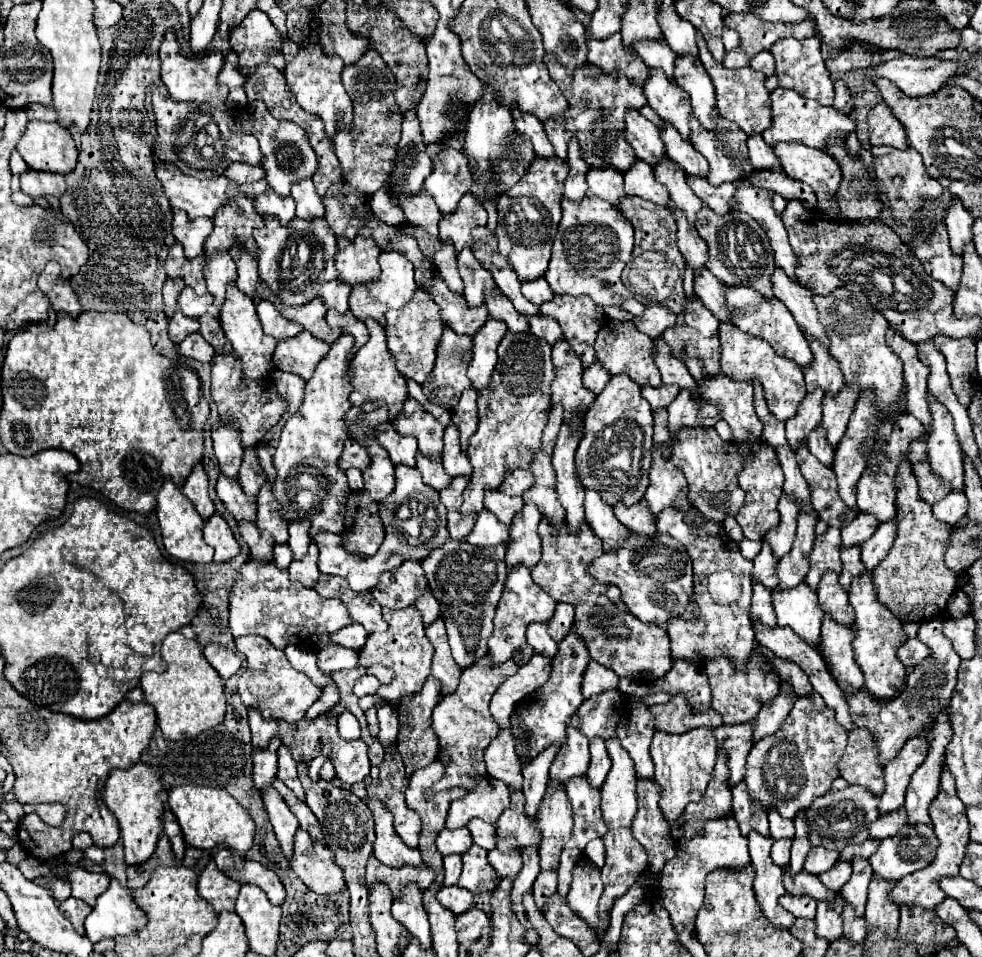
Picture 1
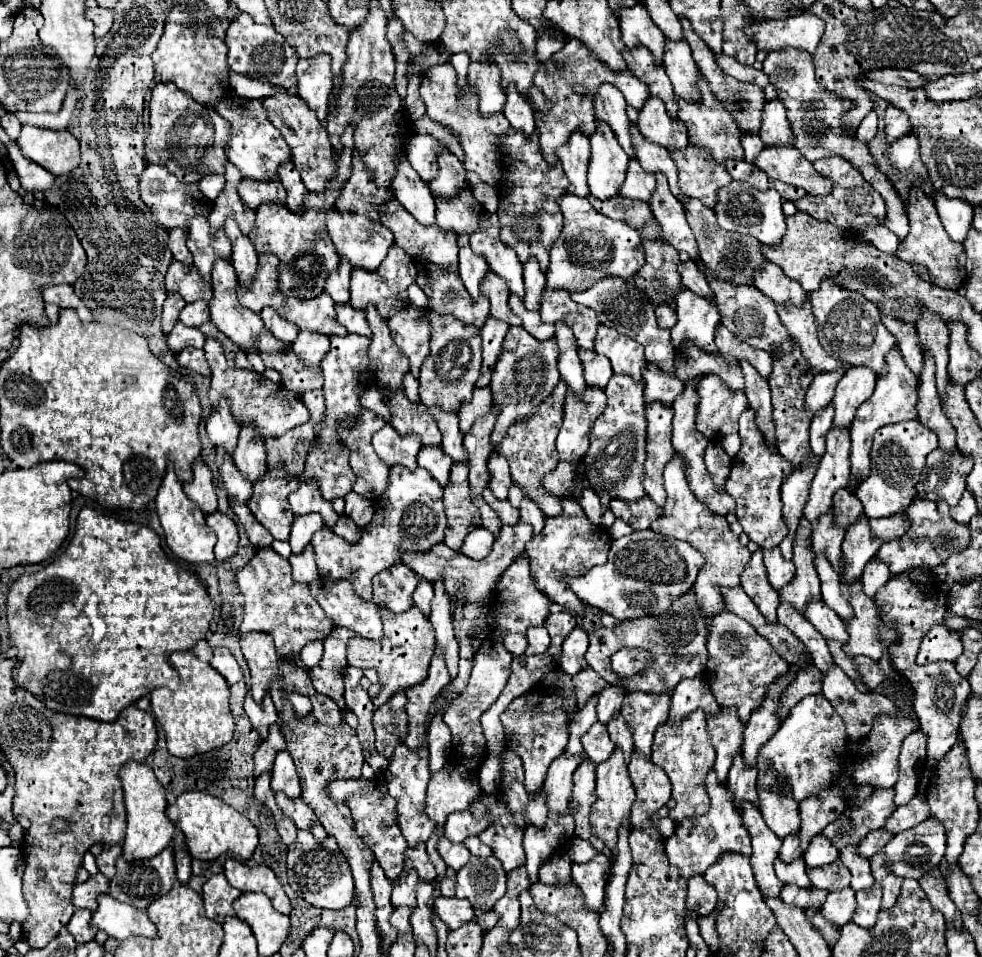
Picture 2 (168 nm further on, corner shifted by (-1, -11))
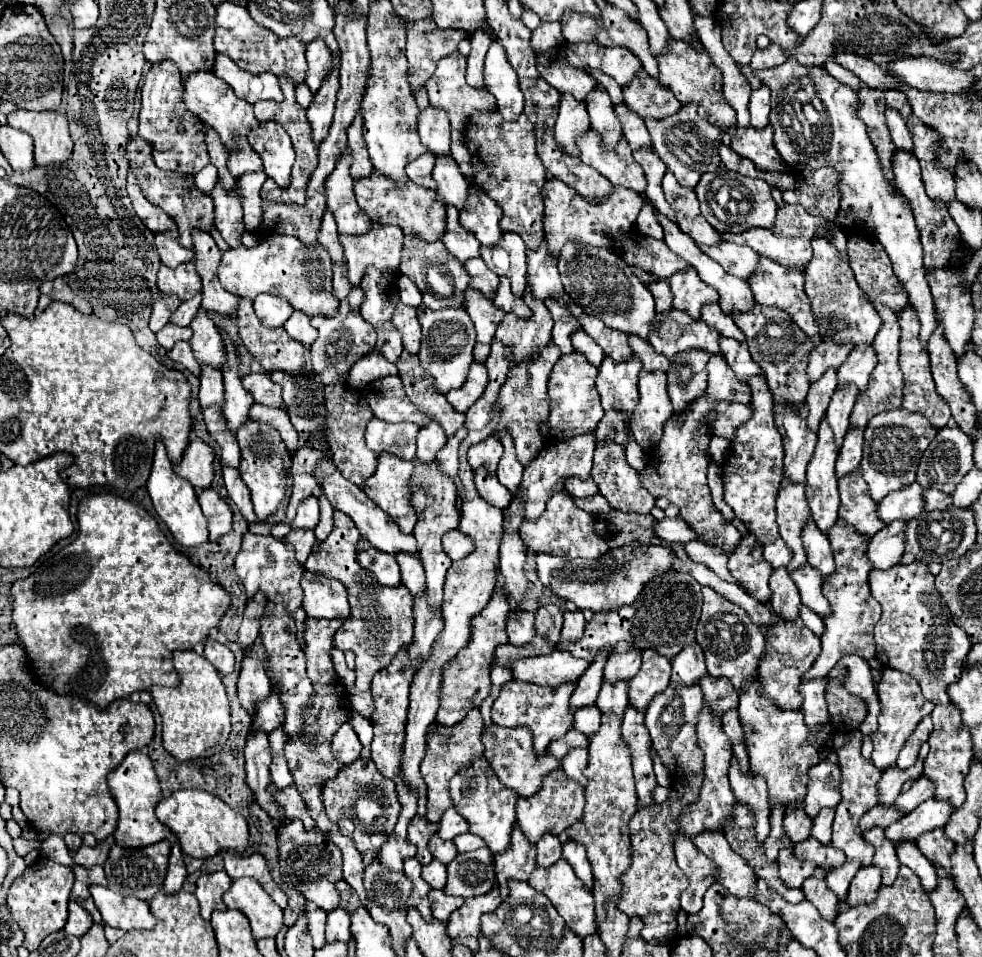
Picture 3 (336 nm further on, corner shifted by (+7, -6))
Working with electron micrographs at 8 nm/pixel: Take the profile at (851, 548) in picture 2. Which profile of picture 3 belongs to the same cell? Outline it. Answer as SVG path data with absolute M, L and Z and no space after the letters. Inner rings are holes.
M862 470L842 478L840 482L840 518L844 518L850 526L856 528L858 534L866 536L868 540L882 530L886 524L876 518L876 502L870 498L866 490L866 482L862 482Z

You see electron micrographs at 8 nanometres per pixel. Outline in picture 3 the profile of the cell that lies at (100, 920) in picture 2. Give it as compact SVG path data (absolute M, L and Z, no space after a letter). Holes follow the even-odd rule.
M90 886L90 894L106 926L122 930L150 930L154 928L154 916L148 910L148 904L138 898L122 896L108 890L106 886Z

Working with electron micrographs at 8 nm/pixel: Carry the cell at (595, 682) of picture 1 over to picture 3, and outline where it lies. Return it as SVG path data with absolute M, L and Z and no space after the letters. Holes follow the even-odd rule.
M554 650L554 654L542 658L522 658L510 664L516 680L540 686L576 684L588 666L588 662L572 658L566 650Z

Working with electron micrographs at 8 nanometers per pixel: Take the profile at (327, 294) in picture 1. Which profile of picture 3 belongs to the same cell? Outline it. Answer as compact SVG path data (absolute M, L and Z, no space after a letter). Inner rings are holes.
M328 210L324 212L324 218L322 218L322 230L320 230L318 242L326 248L326 252L330 254L334 264L338 264L338 266L344 264L344 254L342 254L342 246L340 246L340 240L338 240L336 222L334 222L334 216L330 216Z

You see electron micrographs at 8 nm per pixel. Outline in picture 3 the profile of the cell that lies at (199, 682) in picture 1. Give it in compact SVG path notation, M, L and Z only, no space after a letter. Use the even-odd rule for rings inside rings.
M194 650L174 652L172 662L180 684L176 688L150 688L152 700L162 716L164 748L178 760L212 756L222 750L230 734L230 704L220 672Z

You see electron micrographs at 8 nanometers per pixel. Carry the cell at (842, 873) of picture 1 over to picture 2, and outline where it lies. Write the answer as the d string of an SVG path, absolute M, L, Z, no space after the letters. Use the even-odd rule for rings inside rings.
M840 859L830 863L830 867L818 867L814 871L808 871L808 877L814 887L826 891L840 891L850 885L850 871Z

